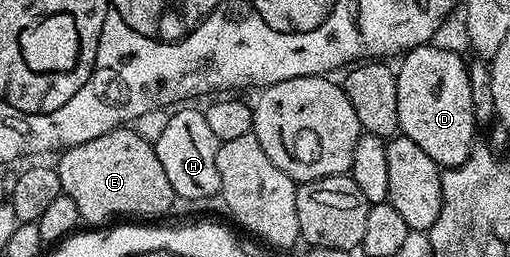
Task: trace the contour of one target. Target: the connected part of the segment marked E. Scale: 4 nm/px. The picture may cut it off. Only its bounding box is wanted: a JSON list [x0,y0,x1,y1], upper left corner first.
[56,127,176,225]

